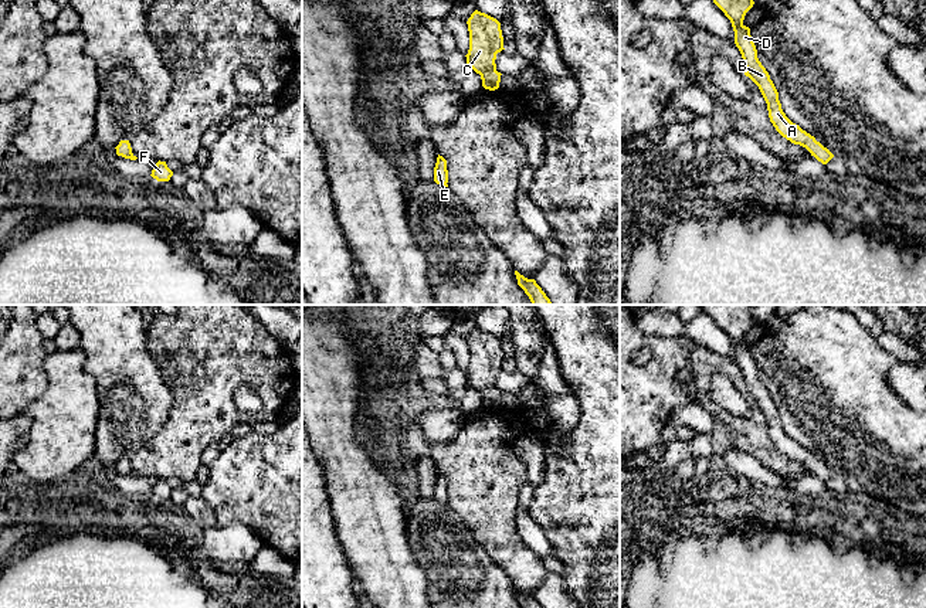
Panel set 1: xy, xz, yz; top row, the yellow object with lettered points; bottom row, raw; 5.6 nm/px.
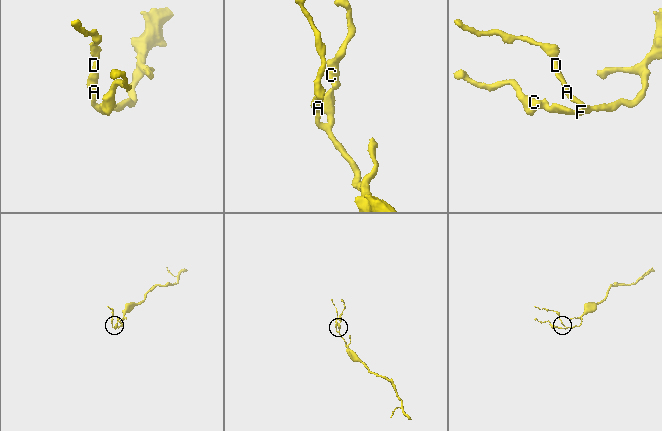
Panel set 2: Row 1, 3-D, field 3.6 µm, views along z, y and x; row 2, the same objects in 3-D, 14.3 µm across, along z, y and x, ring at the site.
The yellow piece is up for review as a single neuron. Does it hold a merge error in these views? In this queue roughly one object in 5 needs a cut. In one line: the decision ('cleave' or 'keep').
keep

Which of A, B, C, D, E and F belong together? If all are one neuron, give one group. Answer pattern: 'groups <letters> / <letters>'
groups A B C D E F

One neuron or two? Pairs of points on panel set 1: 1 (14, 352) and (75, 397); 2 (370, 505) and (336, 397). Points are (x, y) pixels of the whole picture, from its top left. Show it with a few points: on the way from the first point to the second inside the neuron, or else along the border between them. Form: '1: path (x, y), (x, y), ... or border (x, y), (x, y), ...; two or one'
1: border (47, 355), (44, 360), (47, 387), (27, 404); two
2: path (352, 478), (336, 447), (336, 424); one

